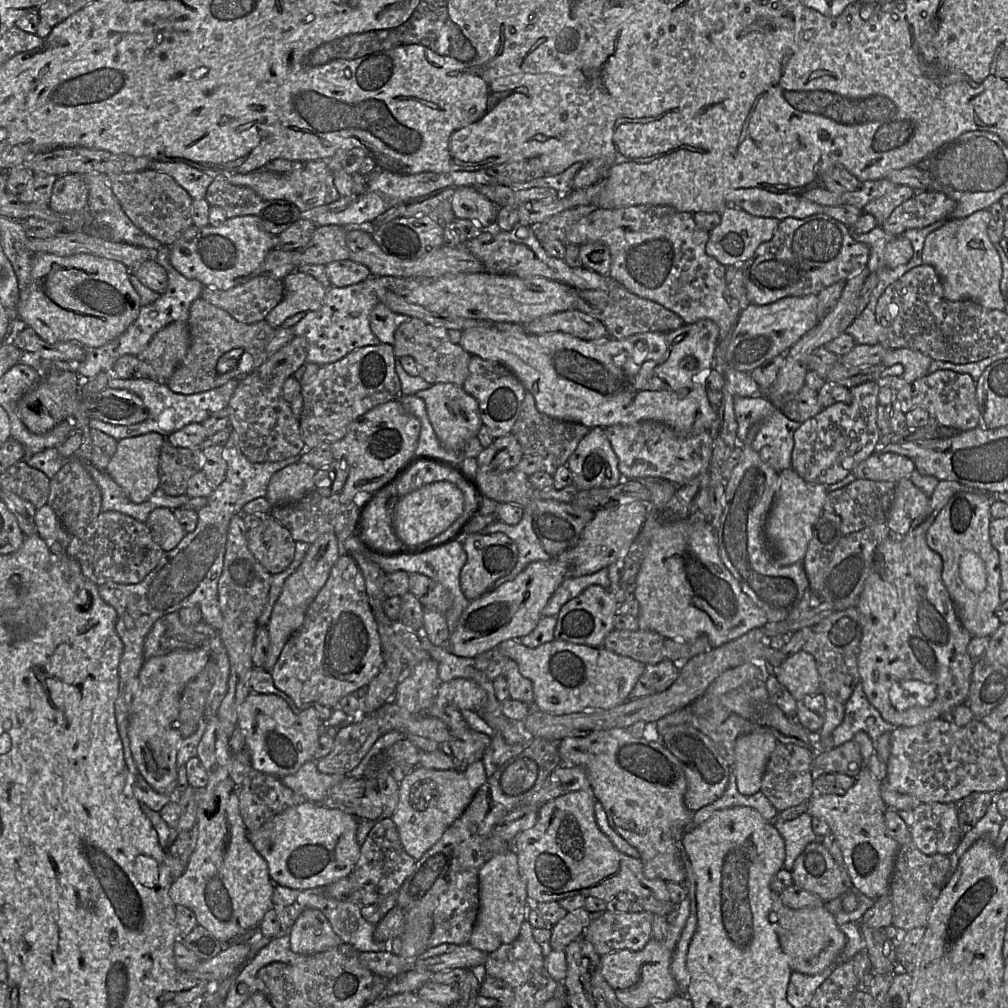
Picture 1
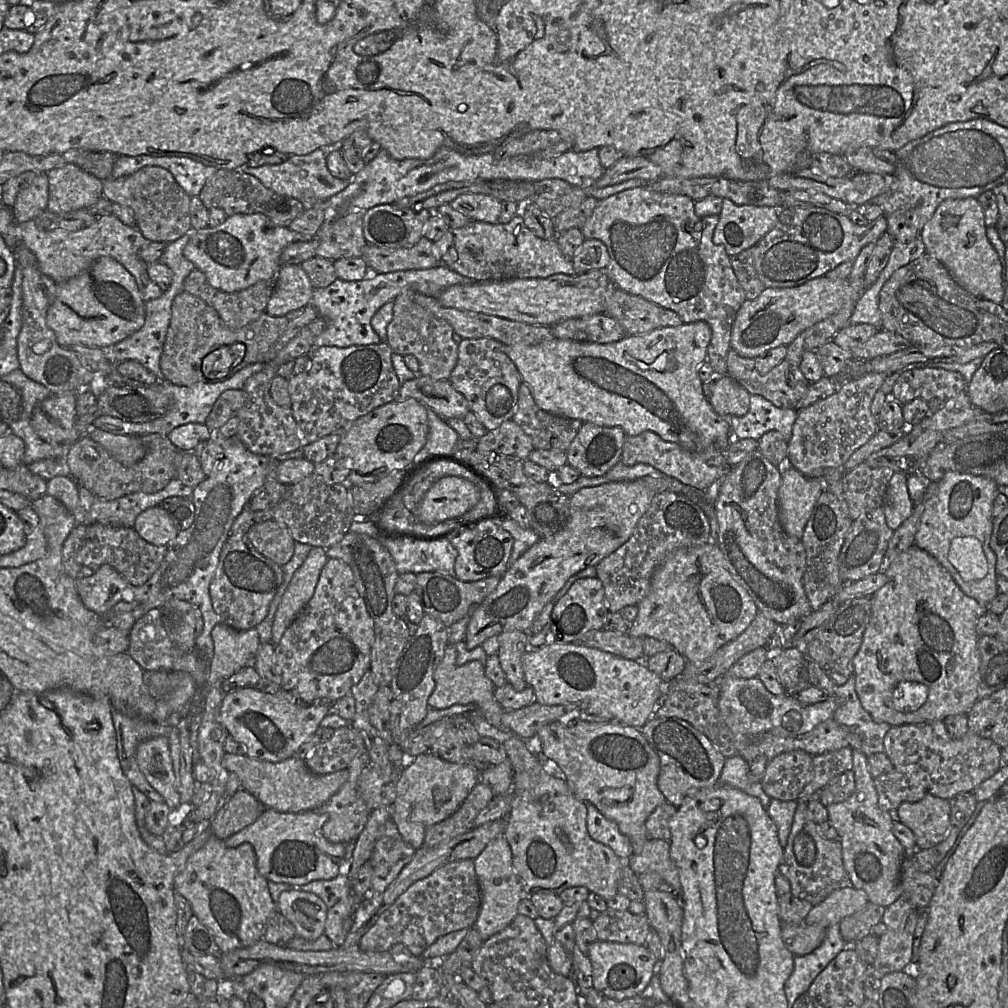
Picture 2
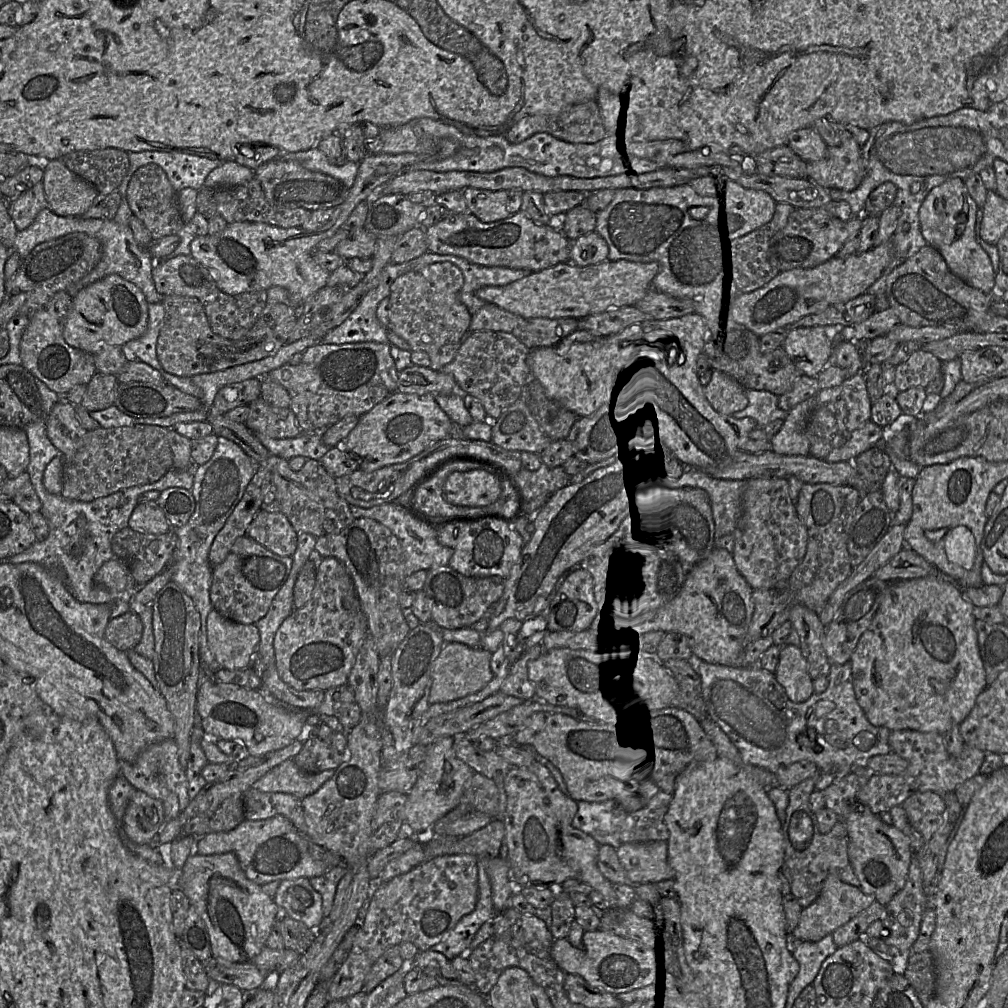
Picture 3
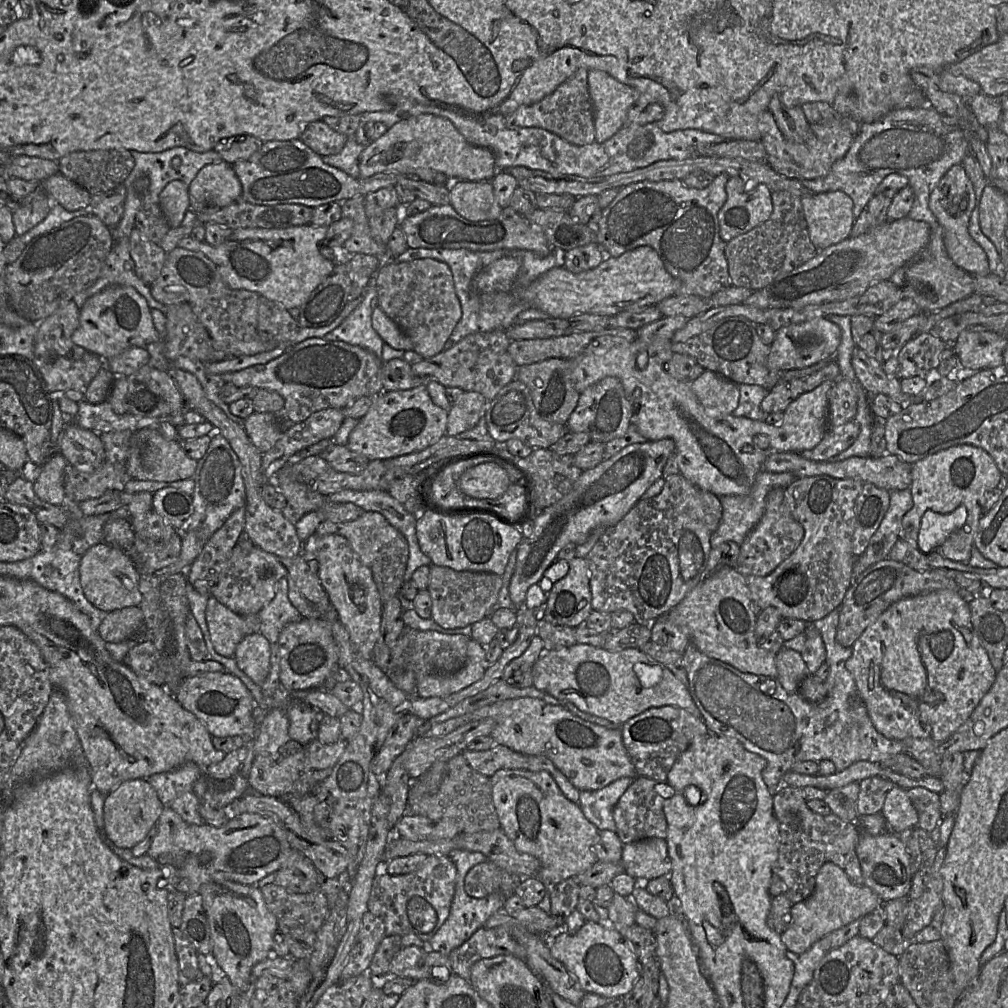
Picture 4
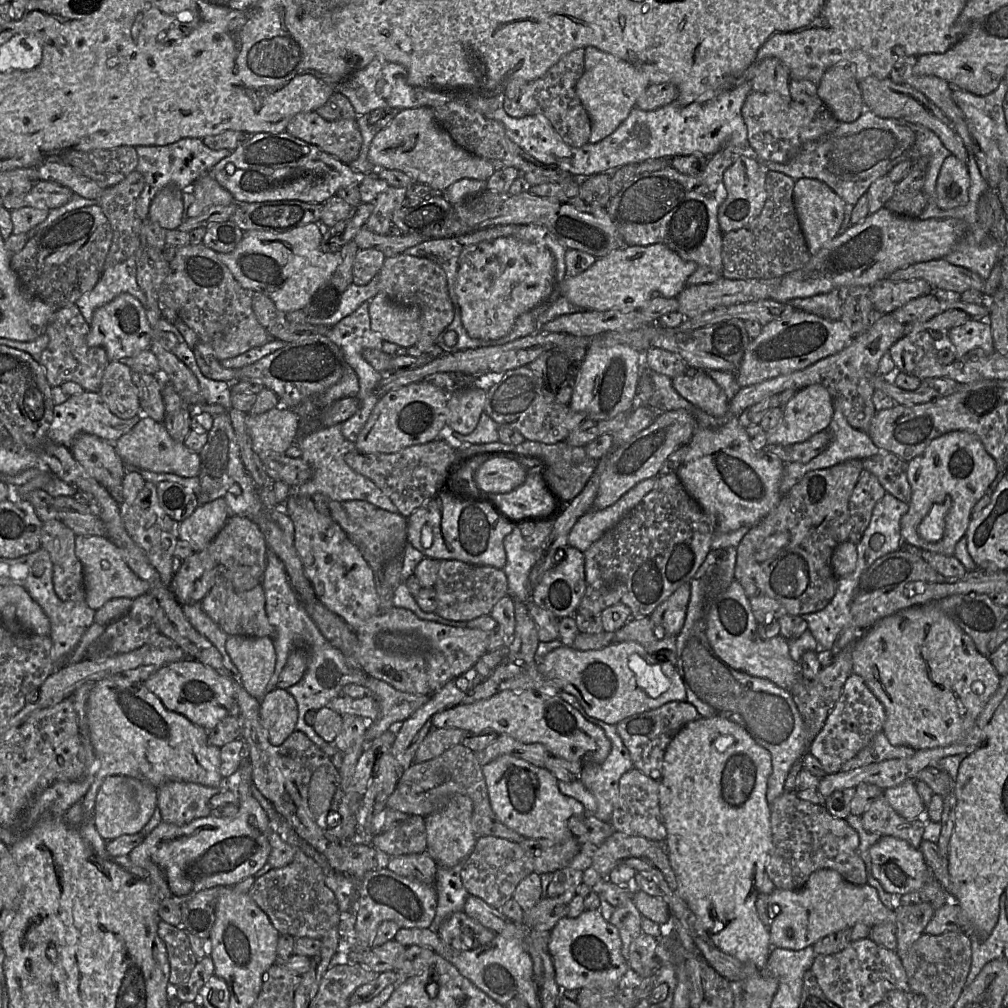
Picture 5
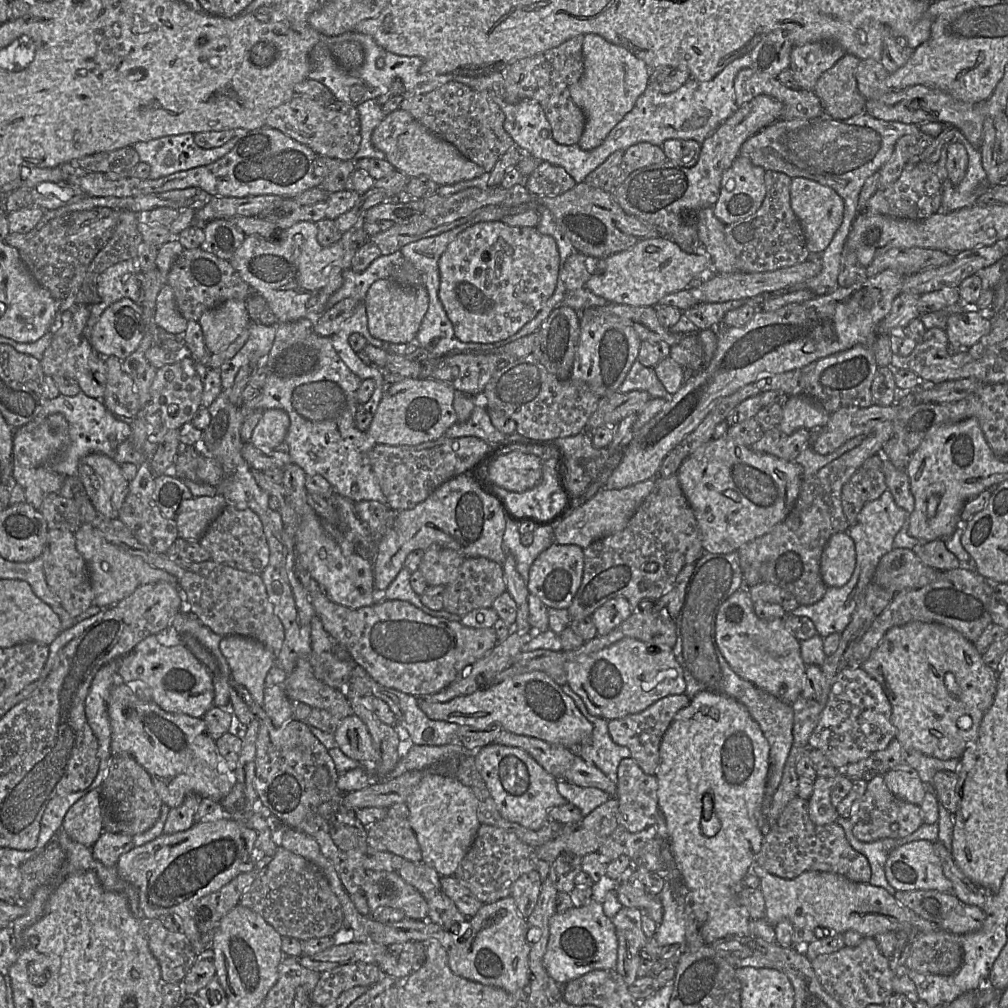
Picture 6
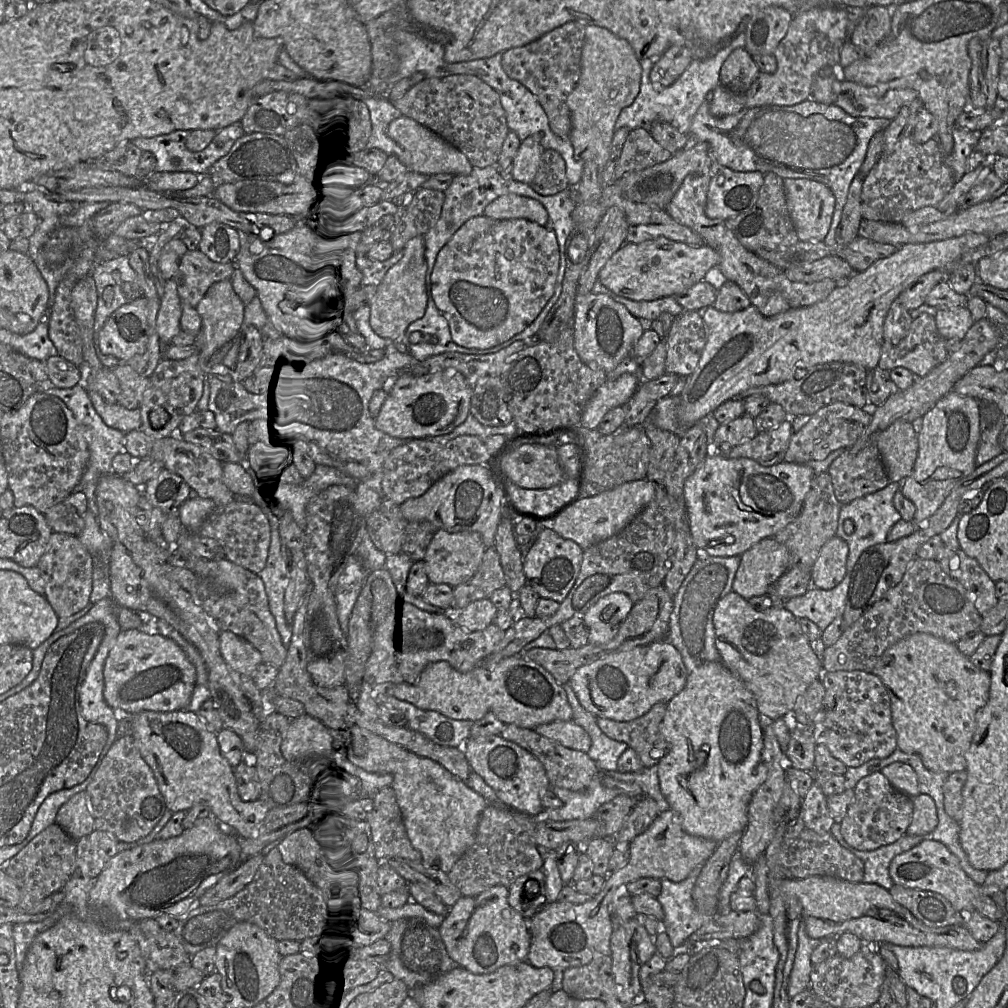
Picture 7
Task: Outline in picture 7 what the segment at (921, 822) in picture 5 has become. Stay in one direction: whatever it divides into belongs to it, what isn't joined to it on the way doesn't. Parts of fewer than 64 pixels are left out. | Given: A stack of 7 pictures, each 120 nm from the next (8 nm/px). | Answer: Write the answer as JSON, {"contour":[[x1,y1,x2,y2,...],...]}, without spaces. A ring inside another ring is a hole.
{"contour":[[881,771,860,779,854,787,854,798,841,822,841,835,853,848,872,851,894,843,904,834,912,821,913,797,892,786]]}

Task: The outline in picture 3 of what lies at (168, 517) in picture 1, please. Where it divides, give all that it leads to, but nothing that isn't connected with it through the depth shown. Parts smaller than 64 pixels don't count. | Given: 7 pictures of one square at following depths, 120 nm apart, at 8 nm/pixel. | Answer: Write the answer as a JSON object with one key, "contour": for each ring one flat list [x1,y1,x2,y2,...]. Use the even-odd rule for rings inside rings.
{"contour":[[155,501,139,503,131,514,129,527,147,534,164,534,172,529]]}

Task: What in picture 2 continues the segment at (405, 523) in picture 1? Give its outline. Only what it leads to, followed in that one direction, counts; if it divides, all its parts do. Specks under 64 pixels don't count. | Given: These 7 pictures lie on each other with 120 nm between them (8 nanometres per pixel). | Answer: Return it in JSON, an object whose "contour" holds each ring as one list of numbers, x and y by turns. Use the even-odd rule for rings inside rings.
{"contour":[[446,476,430,487,412,514,423,524,438,524,461,517,479,500,480,492,471,481,458,476]]}

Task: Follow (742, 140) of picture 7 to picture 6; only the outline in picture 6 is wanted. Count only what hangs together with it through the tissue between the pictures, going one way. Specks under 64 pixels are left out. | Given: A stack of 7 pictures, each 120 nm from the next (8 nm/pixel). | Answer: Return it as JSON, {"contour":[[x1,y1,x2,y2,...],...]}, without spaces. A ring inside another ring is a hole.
{"contour":[[823,112,812,119,779,118,764,127,741,146,739,155,748,158,754,165,767,170,782,172,791,178,814,180,834,190,844,202,843,221,830,245,821,254,820,273,804,283,789,286,778,292,809,290,816,296,824,296,839,288,841,254,857,213,860,191,868,177,880,171,891,158,895,144,904,135,924,133,934,138,943,131,941,123,905,124,883,121,866,112,845,120,838,120]]}

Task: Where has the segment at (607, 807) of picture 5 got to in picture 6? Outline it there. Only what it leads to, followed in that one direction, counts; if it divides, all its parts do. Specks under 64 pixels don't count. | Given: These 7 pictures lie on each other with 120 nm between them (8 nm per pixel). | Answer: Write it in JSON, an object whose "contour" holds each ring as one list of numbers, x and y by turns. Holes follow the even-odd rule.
{"contour":[[567,683,561,688,574,701,582,715,593,724,591,738,579,746,573,746,578,748,578,751,574,753,582,757,587,764,597,767,617,785,618,766,621,760,631,757,630,750,613,742,608,730,608,721,591,715,583,700]]}

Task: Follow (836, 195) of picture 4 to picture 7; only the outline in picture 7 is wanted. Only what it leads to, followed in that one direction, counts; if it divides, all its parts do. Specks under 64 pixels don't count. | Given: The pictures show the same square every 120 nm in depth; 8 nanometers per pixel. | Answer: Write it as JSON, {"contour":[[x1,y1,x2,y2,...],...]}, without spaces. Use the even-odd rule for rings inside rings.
{"contour":[[784,180,786,204,799,241,820,242,826,238,836,199,825,184,809,180]]}

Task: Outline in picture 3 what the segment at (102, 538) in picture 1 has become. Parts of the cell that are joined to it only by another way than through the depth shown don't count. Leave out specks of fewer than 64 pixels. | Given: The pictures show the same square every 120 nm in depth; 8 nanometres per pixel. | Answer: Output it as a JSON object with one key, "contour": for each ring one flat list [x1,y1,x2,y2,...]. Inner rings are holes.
{"contour":[[127,527,112,539,113,553,128,566,139,585,146,584,169,566,176,545,173,529,164,534,147,534]]}

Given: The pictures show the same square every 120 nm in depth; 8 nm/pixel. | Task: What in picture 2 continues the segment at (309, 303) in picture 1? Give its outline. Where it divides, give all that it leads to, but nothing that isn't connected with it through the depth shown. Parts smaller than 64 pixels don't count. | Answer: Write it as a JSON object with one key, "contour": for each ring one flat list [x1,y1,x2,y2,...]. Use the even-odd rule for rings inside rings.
{"contour":[[283,265,275,277,273,293,267,304,266,313,285,316,311,303,314,287,300,265]]}

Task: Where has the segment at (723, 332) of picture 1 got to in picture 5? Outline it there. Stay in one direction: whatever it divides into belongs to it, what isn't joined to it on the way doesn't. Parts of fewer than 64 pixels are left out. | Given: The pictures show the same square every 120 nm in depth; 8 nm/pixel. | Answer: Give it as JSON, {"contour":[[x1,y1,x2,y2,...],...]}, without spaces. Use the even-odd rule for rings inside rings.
{"contour":[[720,149,708,157,707,165,698,175,679,173,671,165,661,170,636,175,610,198,606,210,623,239,624,246,647,246,661,243,685,261,697,264,686,285,713,283,723,277,722,239,717,214,727,191,724,172,733,164,735,155]]}

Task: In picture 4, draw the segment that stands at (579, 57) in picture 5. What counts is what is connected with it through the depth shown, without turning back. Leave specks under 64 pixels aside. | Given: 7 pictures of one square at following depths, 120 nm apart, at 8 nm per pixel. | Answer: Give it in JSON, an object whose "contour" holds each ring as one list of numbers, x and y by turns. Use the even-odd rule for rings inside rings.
{"contour":[[578,69,542,100,531,105,522,105,505,116,506,126,508,128,543,128,578,146,593,143,595,141,594,115,587,78,588,70]]}

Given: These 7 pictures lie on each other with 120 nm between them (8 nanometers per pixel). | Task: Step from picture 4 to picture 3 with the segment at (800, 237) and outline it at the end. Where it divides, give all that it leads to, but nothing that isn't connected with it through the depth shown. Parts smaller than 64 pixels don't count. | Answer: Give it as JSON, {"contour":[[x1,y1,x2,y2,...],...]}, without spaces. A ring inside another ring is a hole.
{"contour":[[777,203,772,220,750,233,743,241,736,243,730,247,730,258,733,270,738,281,742,285,744,293,751,293,767,285,779,273,769,261,769,247,771,238,788,222,789,215,797,208,787,203]]}

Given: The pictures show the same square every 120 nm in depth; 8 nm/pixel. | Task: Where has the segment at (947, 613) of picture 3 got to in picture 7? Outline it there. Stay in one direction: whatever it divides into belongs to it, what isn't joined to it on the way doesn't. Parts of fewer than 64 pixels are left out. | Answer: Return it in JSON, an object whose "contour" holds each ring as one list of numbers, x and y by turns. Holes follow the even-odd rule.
{"contour":[[923,632,912,634,888,647,878,659,872,673,881,679,889,693,897,748,920,756,923,765,932,772,964,771,965,754,975,733,978,712,989,698,990,673,976,667,968,656,959,651,955,643]]}

